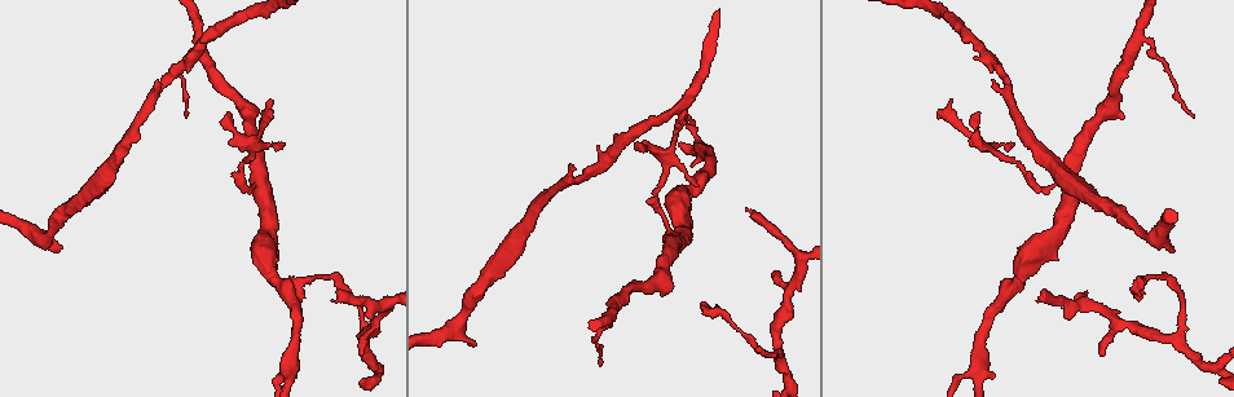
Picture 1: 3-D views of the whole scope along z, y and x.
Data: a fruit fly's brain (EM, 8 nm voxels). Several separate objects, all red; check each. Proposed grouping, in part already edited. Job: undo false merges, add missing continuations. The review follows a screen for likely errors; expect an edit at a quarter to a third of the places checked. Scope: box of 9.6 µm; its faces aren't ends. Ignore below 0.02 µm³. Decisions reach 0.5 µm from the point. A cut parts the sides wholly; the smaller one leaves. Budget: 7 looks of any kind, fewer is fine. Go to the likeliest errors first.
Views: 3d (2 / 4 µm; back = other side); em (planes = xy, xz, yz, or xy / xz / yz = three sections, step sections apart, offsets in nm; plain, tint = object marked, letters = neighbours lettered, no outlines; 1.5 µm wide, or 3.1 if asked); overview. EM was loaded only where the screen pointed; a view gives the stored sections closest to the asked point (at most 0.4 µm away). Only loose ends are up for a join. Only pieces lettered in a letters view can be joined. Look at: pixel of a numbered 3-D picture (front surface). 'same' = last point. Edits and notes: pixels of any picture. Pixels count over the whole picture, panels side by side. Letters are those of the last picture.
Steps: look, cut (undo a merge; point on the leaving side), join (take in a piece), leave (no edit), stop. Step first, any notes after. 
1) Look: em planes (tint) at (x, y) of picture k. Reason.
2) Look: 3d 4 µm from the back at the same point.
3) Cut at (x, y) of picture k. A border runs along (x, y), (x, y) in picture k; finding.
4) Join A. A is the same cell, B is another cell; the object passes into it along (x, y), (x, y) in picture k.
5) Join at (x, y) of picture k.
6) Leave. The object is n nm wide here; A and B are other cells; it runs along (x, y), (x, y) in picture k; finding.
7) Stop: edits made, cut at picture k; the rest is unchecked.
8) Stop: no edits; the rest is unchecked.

Look: 3d 4 µm from the back at (475, 344) of picture 1. Free end.

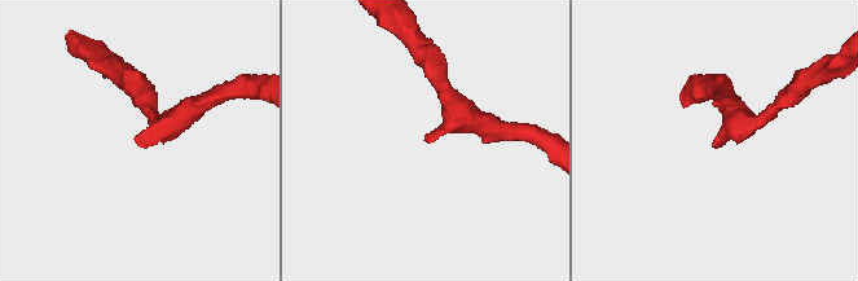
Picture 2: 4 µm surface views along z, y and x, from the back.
Look: em xy step 8 (letters) at (716, 139) of picture 2. Need the tissue.

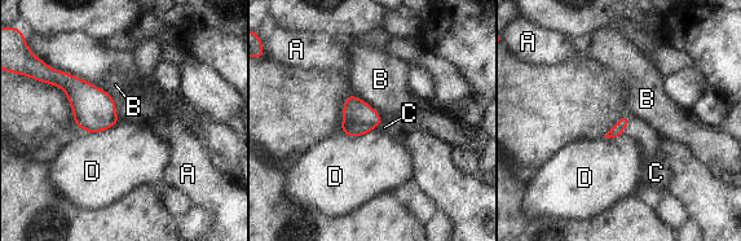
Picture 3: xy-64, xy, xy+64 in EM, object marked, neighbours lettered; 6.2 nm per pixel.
Look: em planes (letters) at the same point. Another direction.

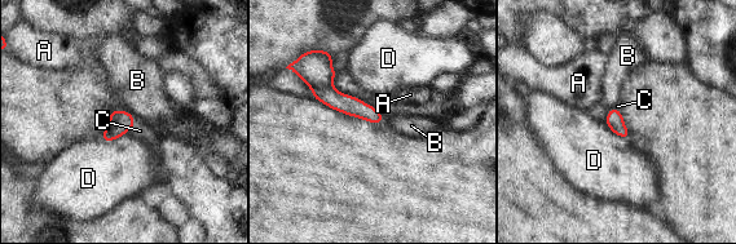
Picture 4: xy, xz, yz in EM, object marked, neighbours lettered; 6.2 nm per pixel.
Join at (140, 131) of picture 4. C is the same cell, A, B and D are other cells; the object passes into it along (120, 122), (133, 119), (140, 131) in picture 4; it goes on there.

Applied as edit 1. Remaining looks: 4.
Look: overview. Redraw.

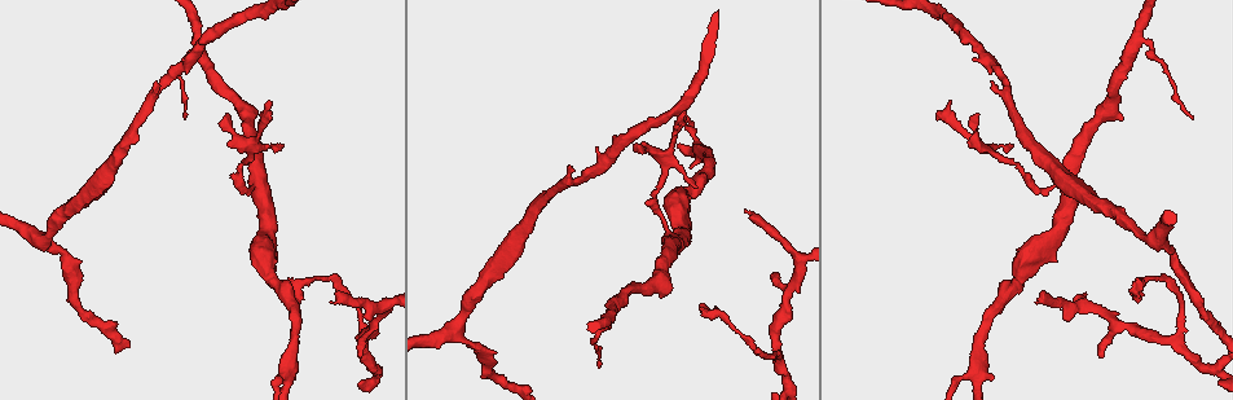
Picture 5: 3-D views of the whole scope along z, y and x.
Look: 3d 2 µm at (701, 303) of picture 5. Tapers out.

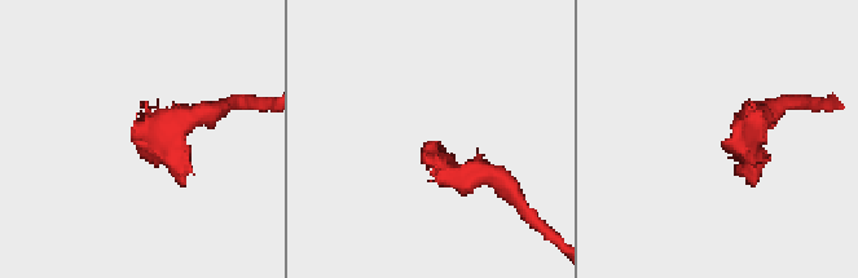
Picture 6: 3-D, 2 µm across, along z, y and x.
Look: em xy step 8 (tint) at (147, 150) of picture 6.

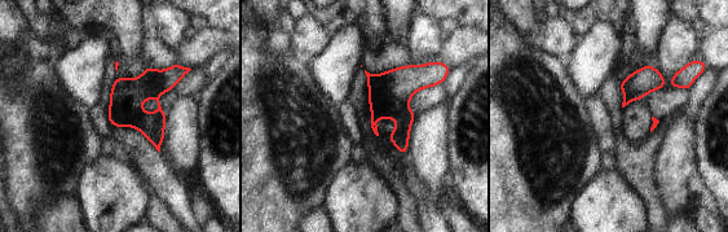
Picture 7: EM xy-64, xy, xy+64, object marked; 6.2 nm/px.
Look: em planes (letters) at the same point. Another direction.

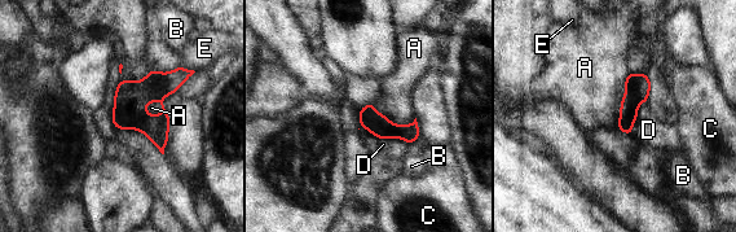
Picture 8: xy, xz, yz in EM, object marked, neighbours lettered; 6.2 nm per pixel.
Leave. The longest contact is with A, 360 nm; A, B, C, D and E are other cells; a border runs along (627, 71), (618, 126), (616, 128) in picture 8; none of them fits.

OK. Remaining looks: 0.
Stop: edits made, join at picture 4; the rest is unchecked.

